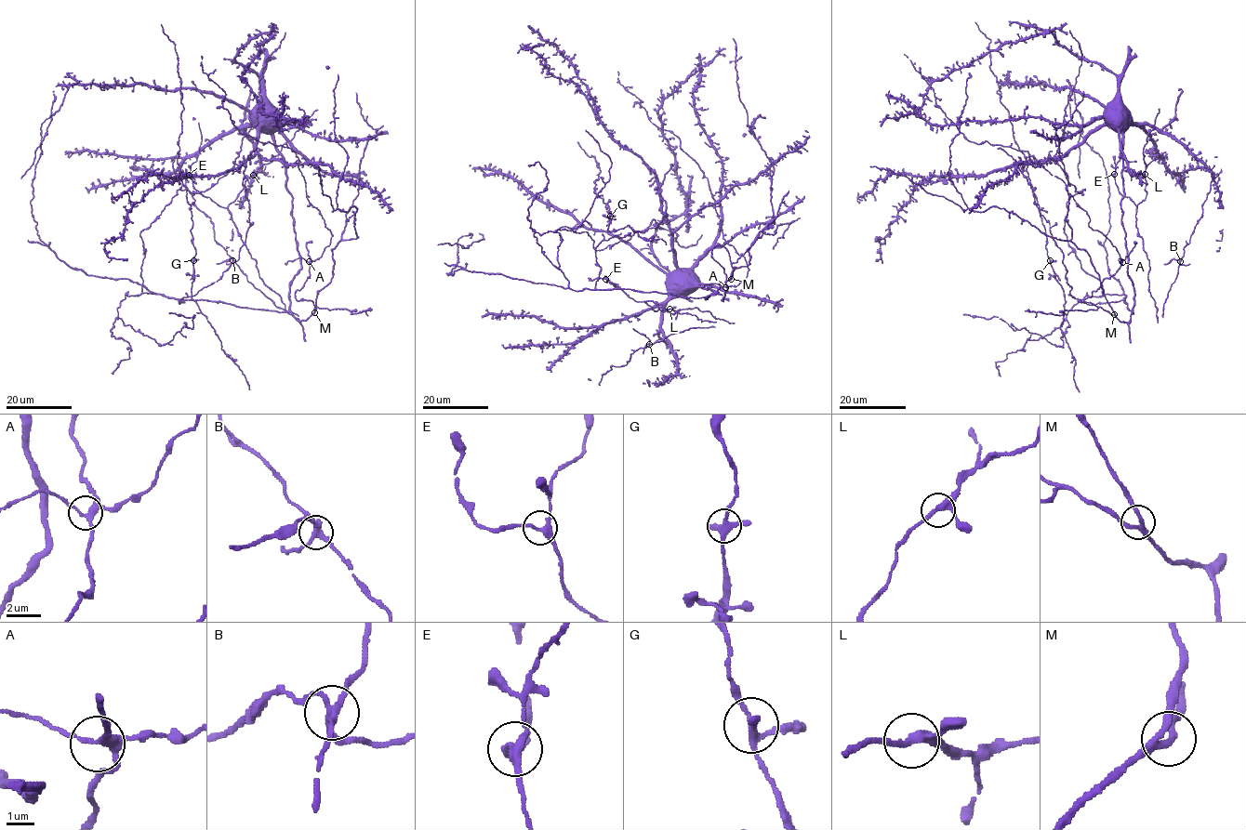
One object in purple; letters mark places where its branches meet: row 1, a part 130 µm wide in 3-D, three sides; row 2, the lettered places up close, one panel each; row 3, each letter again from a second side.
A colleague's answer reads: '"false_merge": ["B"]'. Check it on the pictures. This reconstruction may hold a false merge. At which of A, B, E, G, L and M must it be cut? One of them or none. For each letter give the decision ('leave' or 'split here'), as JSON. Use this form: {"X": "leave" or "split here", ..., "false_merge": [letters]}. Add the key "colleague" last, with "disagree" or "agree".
{"A": "leave", "B": "split here", "E": "leave", "G": "leave", "L": "leave", "M": "leave", "false_merge": ["B"], "colleague": "agree"}

